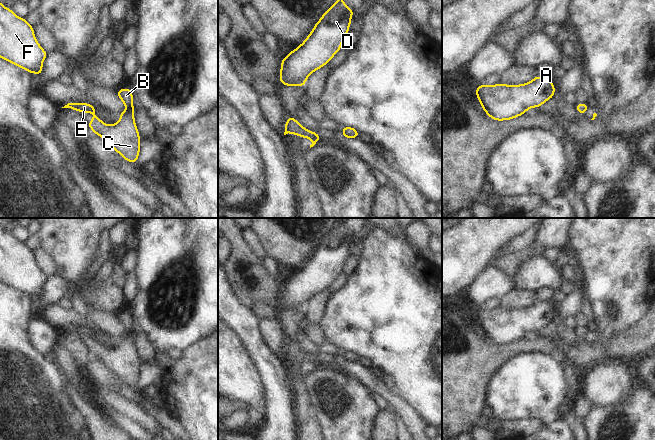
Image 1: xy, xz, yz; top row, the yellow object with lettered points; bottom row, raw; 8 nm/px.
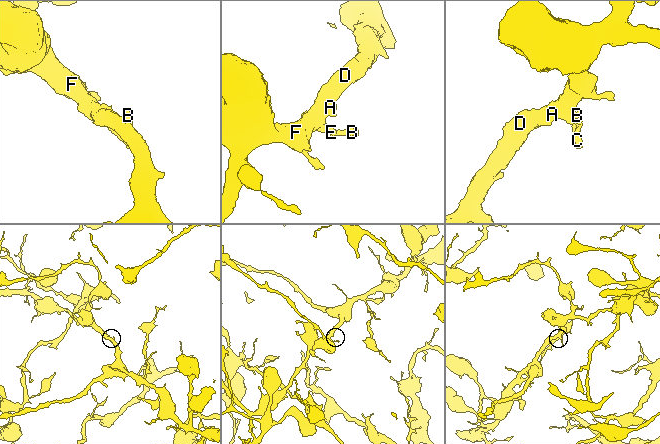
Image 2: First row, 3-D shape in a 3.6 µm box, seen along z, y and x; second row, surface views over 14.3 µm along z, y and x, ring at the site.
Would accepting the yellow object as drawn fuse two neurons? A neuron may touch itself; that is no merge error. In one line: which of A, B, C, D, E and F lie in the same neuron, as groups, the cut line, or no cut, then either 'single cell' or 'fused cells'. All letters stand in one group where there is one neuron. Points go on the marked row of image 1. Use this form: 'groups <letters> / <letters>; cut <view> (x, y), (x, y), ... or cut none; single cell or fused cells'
groups A D E F / B C; cut xz (311, 138), (318, 140); fused cells

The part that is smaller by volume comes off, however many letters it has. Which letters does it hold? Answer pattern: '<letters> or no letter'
B, C

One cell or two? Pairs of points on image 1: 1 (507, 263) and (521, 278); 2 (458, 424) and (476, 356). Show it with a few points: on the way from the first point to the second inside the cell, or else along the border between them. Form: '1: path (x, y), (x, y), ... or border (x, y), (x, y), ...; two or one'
1: border (533, 256), (522, 263), (513, 279); two
2: path (458, 407), (459, 373); one

